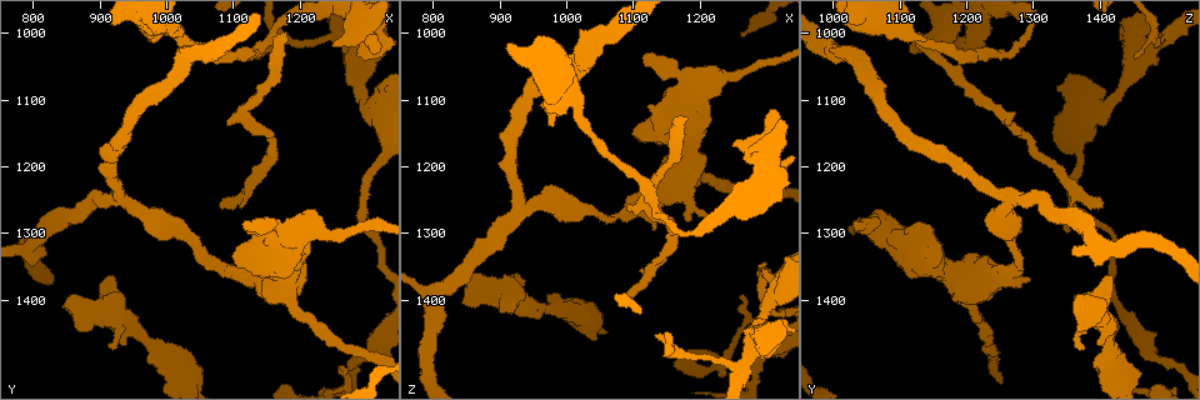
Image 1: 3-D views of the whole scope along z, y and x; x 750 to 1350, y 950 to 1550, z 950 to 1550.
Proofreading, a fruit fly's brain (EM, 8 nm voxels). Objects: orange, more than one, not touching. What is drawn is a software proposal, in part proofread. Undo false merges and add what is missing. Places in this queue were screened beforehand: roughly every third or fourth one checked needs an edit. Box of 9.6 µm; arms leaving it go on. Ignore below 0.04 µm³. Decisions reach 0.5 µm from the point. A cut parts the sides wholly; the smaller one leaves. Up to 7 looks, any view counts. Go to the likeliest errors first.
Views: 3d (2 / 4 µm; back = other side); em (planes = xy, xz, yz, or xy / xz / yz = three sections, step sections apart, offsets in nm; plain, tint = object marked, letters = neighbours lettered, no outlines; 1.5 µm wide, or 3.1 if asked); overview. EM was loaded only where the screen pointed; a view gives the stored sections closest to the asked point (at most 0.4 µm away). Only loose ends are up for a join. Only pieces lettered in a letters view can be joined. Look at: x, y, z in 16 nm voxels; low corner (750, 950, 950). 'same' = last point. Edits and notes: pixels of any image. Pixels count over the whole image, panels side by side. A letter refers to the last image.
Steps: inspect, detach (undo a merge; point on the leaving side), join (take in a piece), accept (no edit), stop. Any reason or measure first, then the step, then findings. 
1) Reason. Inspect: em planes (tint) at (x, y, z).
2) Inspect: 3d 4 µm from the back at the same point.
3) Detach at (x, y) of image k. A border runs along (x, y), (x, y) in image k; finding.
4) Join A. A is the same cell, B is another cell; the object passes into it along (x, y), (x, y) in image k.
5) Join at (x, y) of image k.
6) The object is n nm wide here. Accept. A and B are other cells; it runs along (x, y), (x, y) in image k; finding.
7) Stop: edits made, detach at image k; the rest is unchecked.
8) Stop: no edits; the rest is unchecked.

End of a long branch. Inspect: 3d 2 µm at (1080, 1260, 1405).

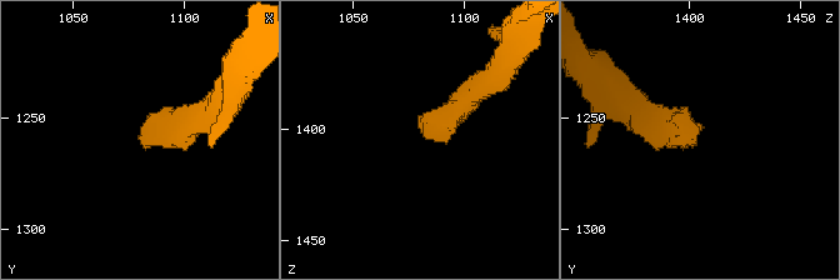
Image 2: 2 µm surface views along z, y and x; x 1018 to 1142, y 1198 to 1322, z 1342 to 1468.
Shape alone is not enough. Inspect: em xy step 4 (tint) at (1082, 1261, 1402).

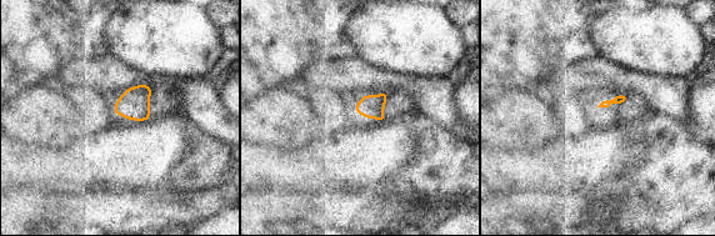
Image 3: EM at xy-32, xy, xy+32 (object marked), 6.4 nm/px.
Another direction. Inspect: em planes (letters) at the same point.

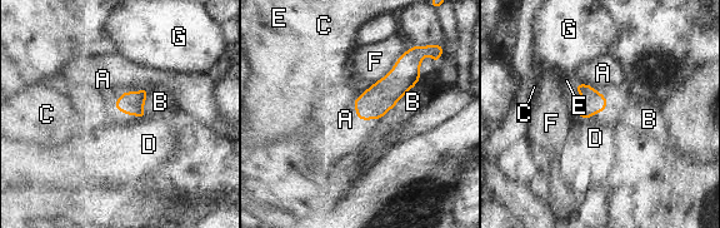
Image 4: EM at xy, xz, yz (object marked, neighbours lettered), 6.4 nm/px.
Accept. A, B, C, D, E, F and G are other cells; none of them fits.

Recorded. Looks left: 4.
Branch stops here. Inspect: em yz step 8 (letters) at (1180, 1000, 1130).

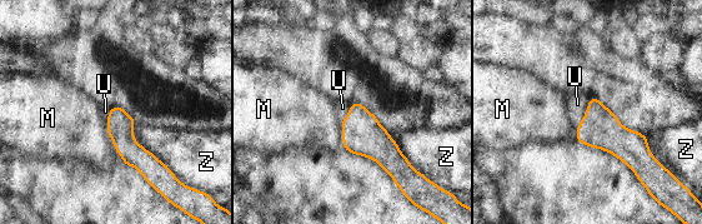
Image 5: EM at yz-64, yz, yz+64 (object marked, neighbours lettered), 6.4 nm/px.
Join U. U is the same cell, M and Z are other cells; it goes on there.

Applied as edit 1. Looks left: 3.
Branch stops here. Inspect: em planes (plain) at (920, 1475, 1380).

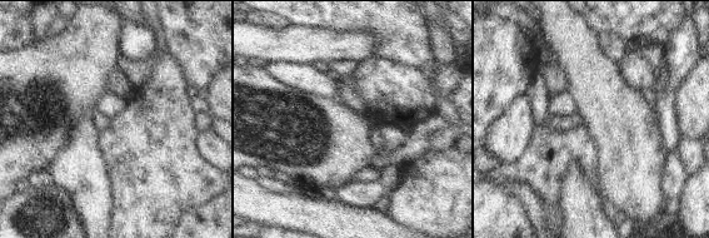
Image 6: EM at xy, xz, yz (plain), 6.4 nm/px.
Inspect: em planes (letters) at the same point.

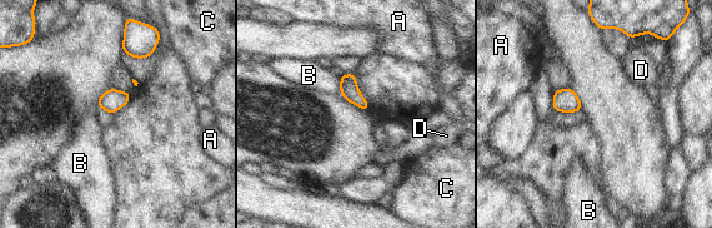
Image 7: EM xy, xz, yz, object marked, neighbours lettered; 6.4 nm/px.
Accept. A, B, C and D are other cells; a border runs along (340, 78), (340, 89), (337, 92) in image 7; no lettered piece goes on from it.

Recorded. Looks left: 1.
Stop: edits made, join at image 5; the rest is unchecked.

